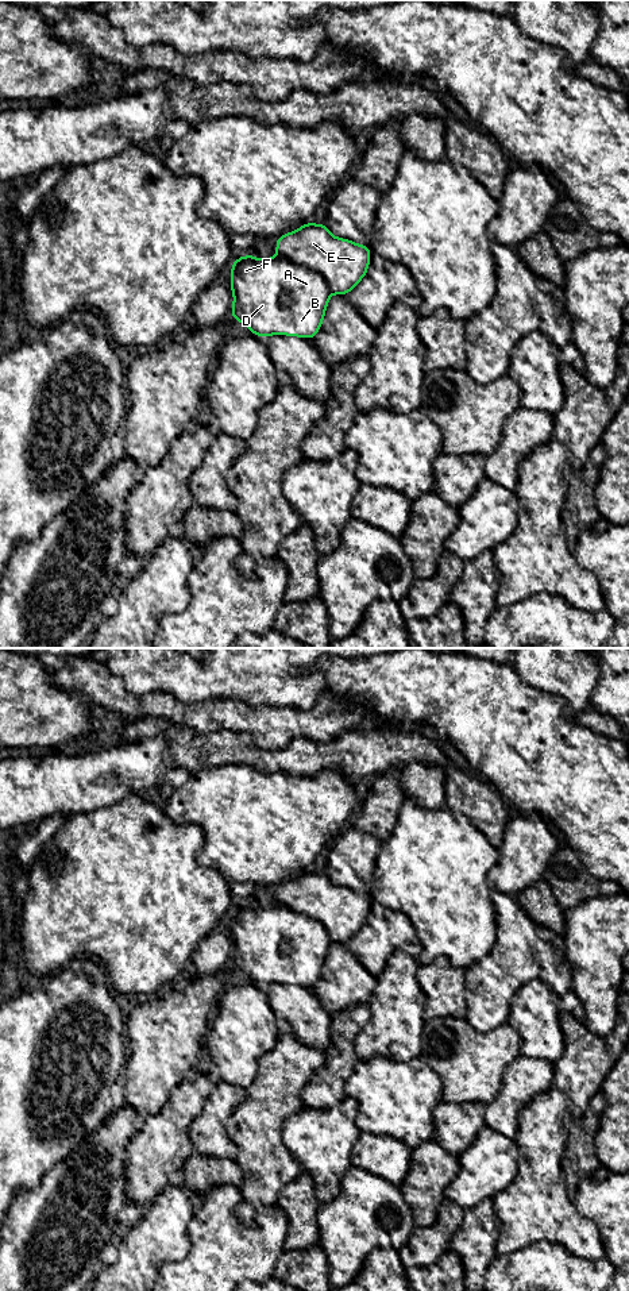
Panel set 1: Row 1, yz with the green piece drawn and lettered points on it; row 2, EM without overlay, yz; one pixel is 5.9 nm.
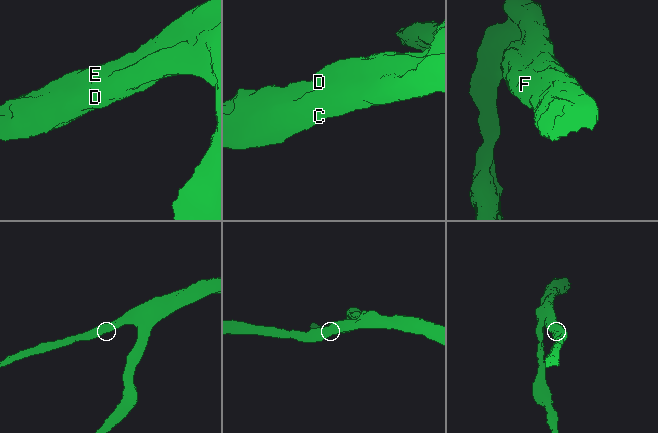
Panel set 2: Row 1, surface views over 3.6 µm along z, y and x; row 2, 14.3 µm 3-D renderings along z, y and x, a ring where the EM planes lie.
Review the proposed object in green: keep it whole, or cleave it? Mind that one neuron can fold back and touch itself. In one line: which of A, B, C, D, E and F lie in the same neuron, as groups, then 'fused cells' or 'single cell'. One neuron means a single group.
A B D F / C E | fused cells

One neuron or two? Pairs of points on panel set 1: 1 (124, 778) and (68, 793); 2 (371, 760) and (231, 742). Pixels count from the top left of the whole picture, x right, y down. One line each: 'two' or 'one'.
1: one
2: one

